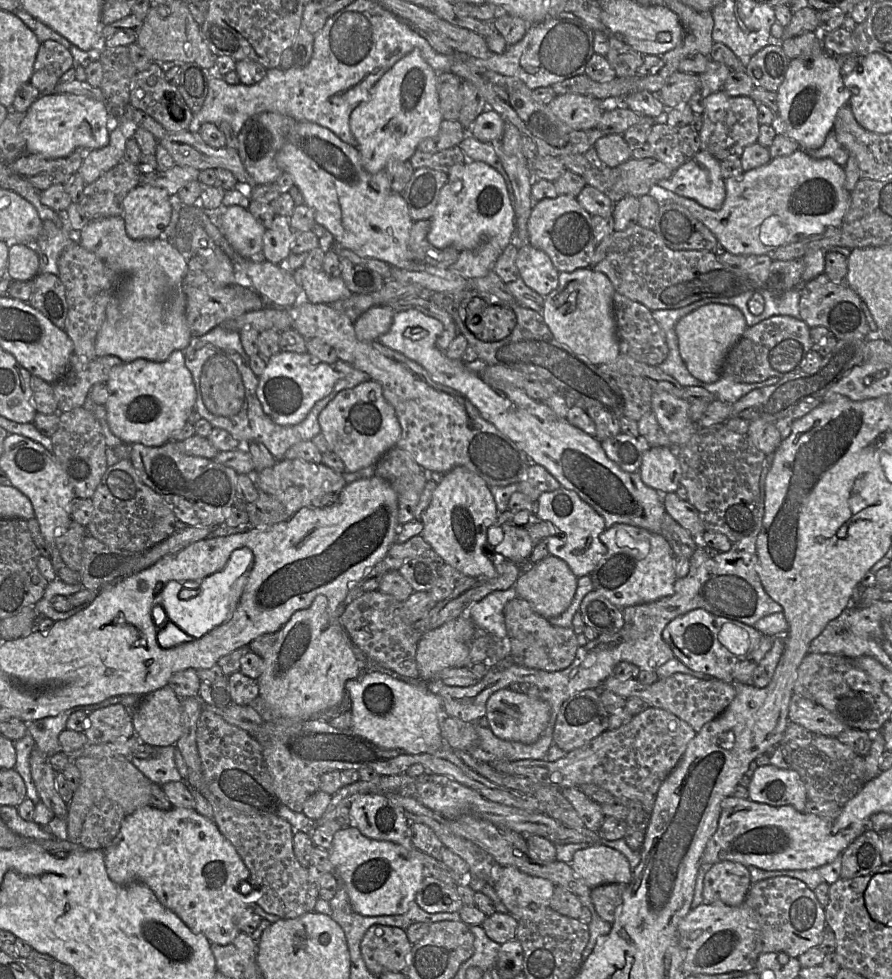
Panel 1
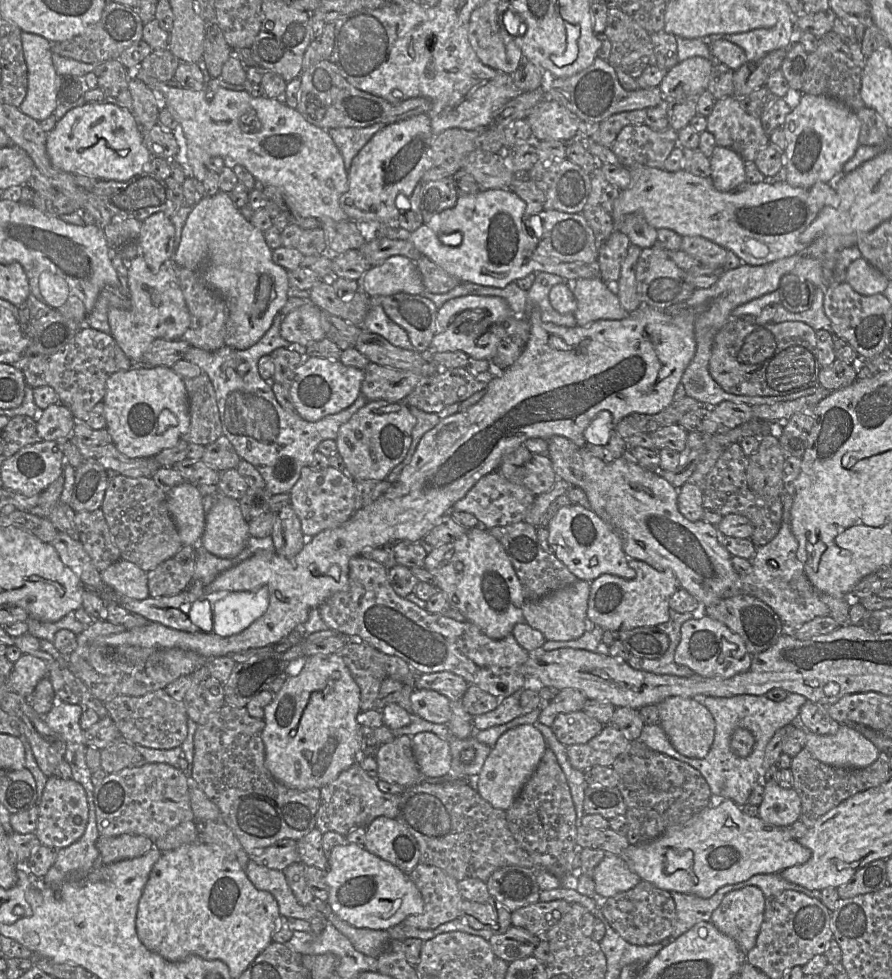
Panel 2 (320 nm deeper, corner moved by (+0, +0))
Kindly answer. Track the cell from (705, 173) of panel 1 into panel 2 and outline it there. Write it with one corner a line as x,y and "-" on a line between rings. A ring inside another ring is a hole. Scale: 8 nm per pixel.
716,145
710,164
710,178
719,191
733,190
746,182
745,161
735,151

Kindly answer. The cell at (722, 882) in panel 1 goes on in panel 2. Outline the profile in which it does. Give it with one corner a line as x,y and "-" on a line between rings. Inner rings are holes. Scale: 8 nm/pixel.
745,886
727,893
712,913
712,924
723,934
732,938
746,955
756,944
764,918
766,897
756,886

